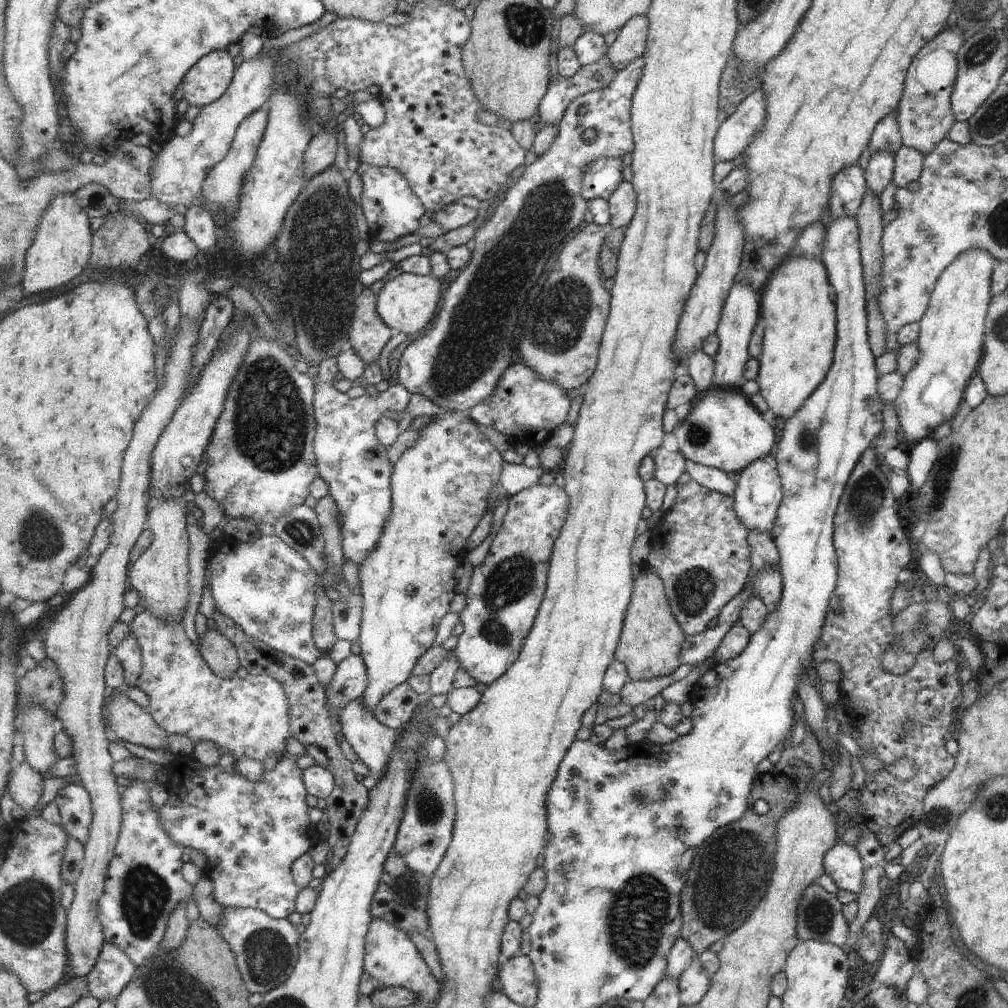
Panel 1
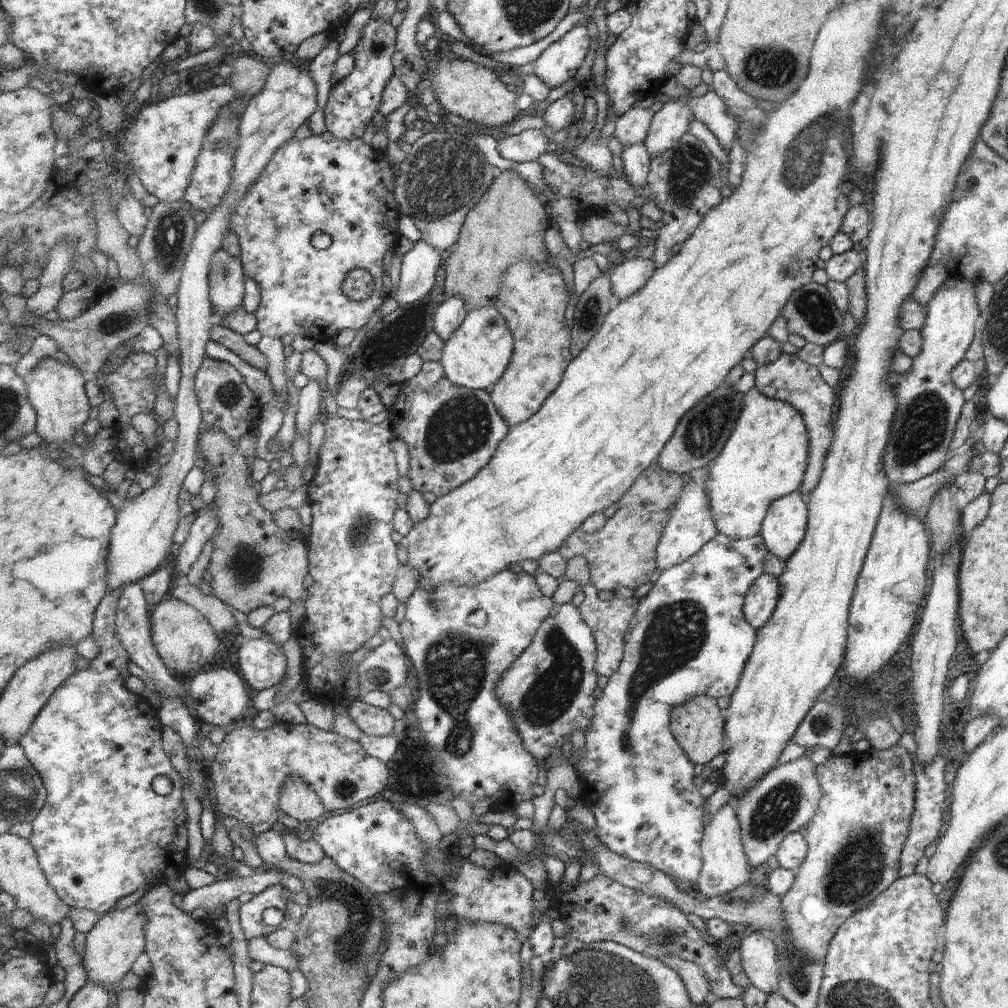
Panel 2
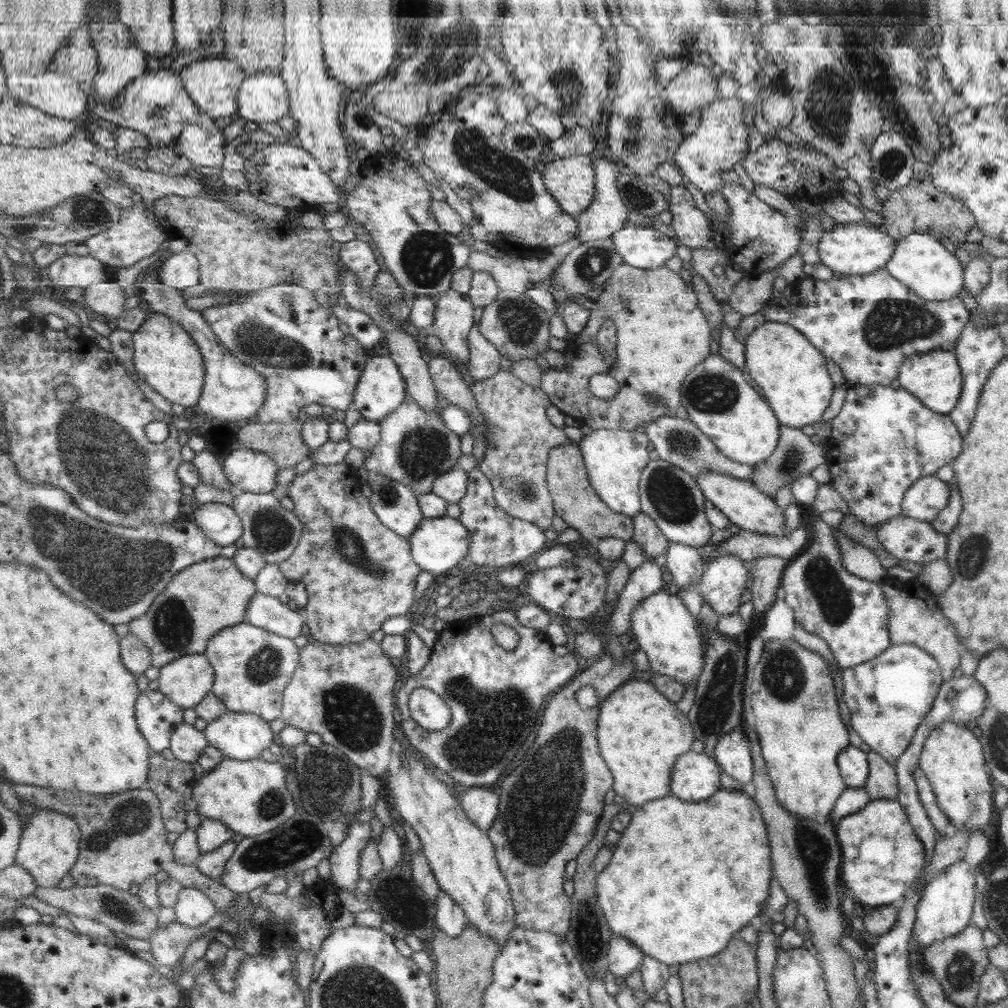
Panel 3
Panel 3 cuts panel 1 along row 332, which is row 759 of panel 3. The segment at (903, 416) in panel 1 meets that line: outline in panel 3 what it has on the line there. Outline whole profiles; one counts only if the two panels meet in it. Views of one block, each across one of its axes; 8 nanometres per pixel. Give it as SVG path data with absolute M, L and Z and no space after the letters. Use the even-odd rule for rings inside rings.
M942 722L931 730L923 743L918 758L918 767L931 785L935 795L935 803L946 816L951 826L956 830L983 830L989 826L991 811L993 808L993 785L990 782L990 774L986 770L982 750L978 738L969 731L969 726L956 722Z

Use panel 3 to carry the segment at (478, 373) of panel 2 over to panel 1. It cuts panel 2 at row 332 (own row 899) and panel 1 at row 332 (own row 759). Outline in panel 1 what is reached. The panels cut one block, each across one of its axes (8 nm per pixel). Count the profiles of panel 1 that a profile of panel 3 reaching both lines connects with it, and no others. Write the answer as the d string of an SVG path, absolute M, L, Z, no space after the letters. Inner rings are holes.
M401 273L387 282L378 294L378 312L383 320L397 332L404 332L409 336L418 336L425 333L433 316L437 316L435 308L439 304L441 282L432 276Z

